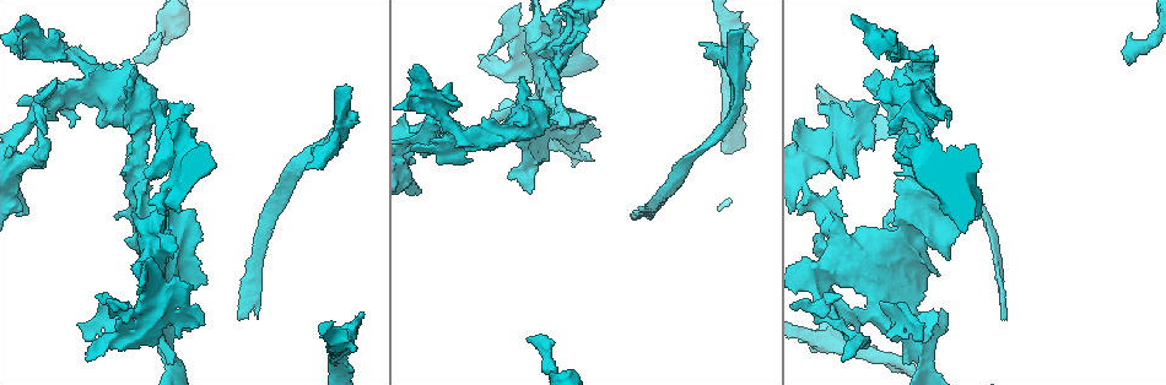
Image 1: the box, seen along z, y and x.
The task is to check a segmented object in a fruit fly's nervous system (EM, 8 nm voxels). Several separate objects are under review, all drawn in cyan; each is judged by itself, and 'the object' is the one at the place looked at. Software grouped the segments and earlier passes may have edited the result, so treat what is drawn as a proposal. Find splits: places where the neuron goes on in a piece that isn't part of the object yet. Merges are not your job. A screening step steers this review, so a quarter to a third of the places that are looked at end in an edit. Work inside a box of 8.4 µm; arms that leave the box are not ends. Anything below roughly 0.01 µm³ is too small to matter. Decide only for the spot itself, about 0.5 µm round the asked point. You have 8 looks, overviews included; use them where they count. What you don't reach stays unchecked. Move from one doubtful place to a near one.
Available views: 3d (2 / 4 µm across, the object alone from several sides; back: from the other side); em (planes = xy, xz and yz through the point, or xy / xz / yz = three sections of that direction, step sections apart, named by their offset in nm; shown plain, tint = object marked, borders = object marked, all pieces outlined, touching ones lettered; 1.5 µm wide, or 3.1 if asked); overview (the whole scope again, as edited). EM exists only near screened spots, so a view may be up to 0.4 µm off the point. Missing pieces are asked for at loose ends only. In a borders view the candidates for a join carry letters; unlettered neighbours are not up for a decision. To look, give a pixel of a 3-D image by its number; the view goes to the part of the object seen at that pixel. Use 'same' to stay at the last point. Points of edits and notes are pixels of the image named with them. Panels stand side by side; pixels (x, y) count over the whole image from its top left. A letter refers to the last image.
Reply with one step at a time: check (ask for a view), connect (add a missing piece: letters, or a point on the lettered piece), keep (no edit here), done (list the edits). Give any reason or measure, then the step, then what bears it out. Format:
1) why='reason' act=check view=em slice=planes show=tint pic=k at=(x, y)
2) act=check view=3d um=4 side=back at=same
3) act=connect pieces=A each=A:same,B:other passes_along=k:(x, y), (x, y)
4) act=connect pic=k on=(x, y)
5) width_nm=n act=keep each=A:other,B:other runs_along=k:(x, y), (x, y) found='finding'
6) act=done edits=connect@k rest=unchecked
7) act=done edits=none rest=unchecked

why='end of a long branch' act=check view=em slice=xz step=8 show=borders pic=1 at=(135, 62)

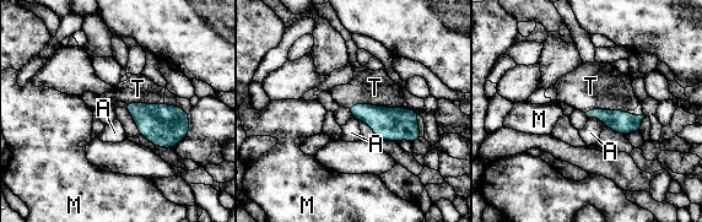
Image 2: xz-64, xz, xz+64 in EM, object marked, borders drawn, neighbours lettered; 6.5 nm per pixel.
act=connect pieces=T each=A:other,M:other,T:same passes_along=2:(393, 124), (372, 104), (374, 87) found='it goes on there'

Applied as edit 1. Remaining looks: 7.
why='redraw' act=check view=overview

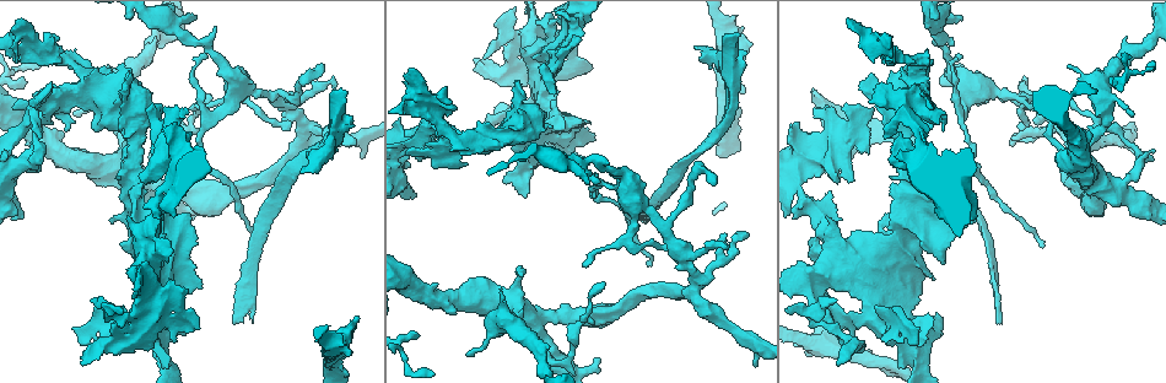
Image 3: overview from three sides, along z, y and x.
why='free end' act=check view=em slice=planes show=borders pic=3 at=(82, 364)

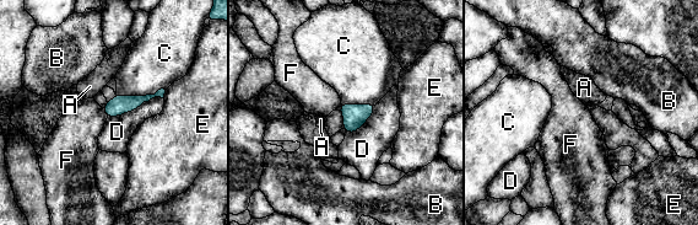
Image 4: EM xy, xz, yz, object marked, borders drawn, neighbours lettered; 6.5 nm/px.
act=keep each=A:other,B:other,C:other,D:other,E:other,F:other border=4:(162, 97), (107, 118) found='no lettered piece goes on from it'

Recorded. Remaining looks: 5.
why='free end' act=check view=3d um=4 pic=3 at=(342, 90)

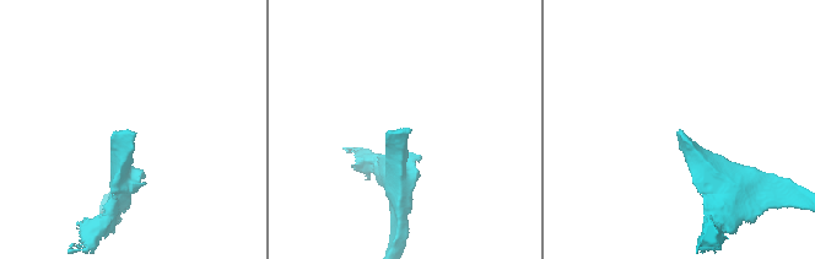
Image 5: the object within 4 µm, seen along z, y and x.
act=check view=em slice=planes show=borders pic=5 at=(679, 131)

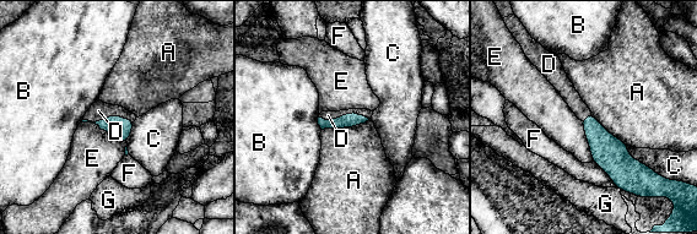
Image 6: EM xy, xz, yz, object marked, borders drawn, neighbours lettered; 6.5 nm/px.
longest_contact=E:360nm act=connect pieces=D each=A:other,B:other,C:other,D:same,E:other,F:other,G:other found='the neuron continues'

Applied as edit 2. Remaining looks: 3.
act=done edits=connect@2,connect@6 rest=unchecked

